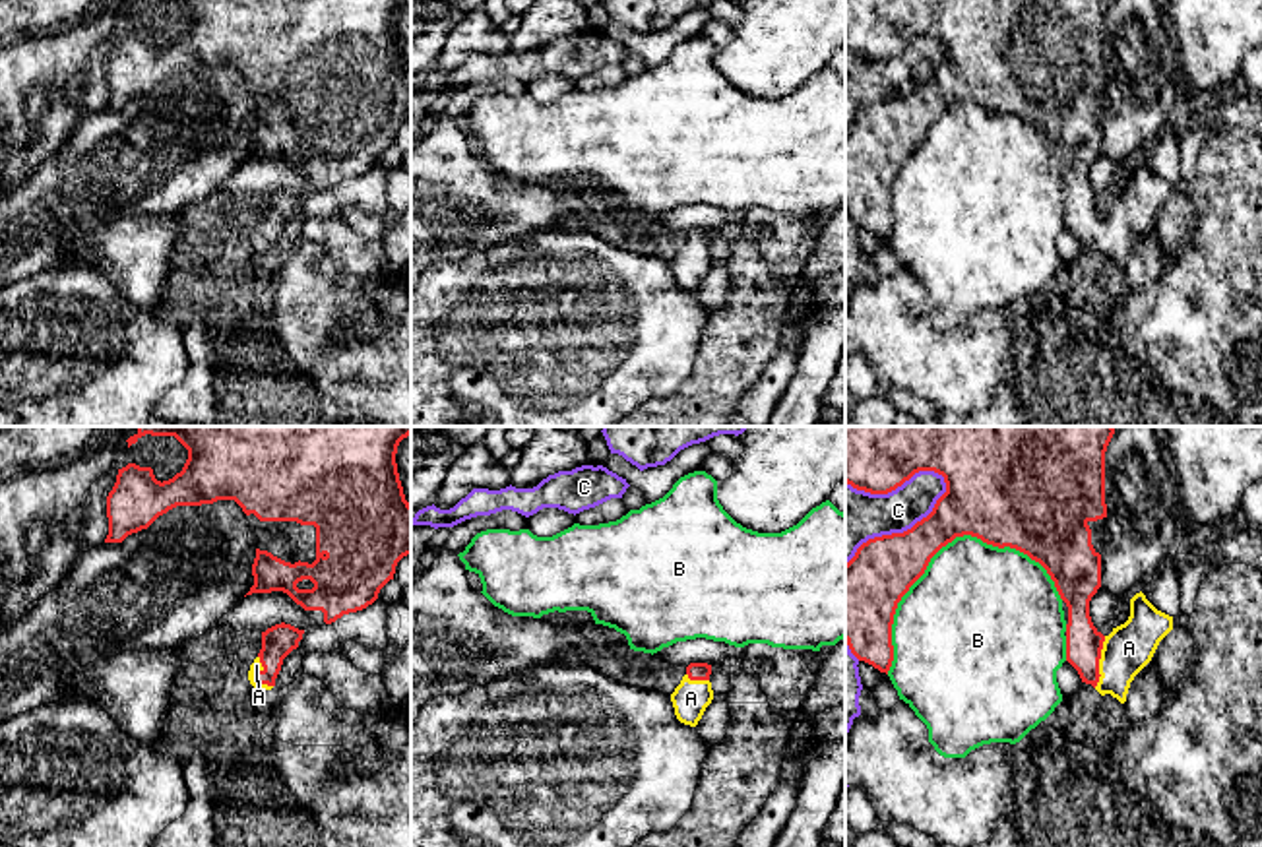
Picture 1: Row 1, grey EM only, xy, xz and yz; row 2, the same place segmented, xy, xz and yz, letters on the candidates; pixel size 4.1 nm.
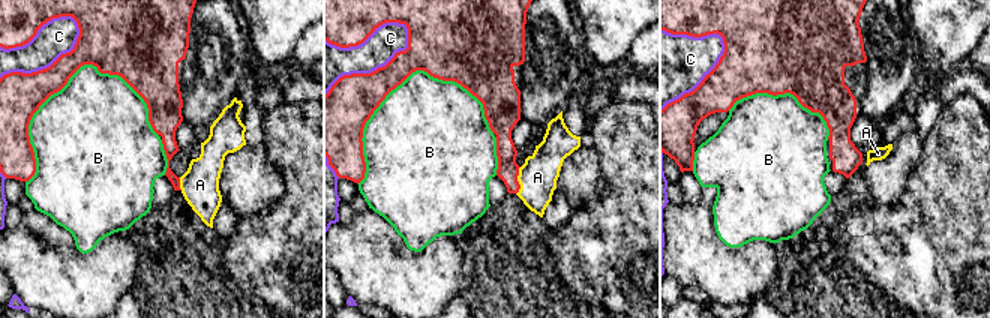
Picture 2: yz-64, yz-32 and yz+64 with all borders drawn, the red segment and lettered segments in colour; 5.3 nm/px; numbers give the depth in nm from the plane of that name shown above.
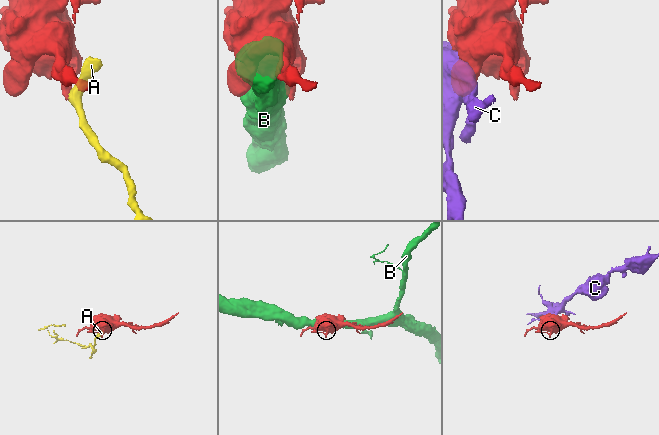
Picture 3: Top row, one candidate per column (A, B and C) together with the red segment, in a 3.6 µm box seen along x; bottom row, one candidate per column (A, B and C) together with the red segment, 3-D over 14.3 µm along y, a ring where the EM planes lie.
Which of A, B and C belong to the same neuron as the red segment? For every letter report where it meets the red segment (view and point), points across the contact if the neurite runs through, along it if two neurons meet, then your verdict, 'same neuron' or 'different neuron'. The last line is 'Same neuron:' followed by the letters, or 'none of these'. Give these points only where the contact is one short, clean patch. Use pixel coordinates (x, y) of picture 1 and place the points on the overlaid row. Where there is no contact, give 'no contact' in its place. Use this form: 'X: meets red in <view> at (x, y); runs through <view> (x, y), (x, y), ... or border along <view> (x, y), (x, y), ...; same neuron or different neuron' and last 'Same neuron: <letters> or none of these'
A: meets red in yz at (1098, 661); runs through yz (1084, 644), (1098, 661), (1113, 661), (1129, 648); same neuron
B: meets red in yz at (937, 551); different neuron
C: meets red in yz at (904, 532); different neuron
Same neuron: A

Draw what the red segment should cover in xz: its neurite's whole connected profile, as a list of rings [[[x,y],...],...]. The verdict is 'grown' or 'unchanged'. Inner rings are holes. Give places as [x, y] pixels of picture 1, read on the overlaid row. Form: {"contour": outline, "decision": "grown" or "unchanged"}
{"contour": [[[690,663],[680,684],[671,694],[675,715],[680,723],[696,727],[702,719],[706,707],[713,700],[713,690],[710,682],[711,665]]], "decision": "grown"}

